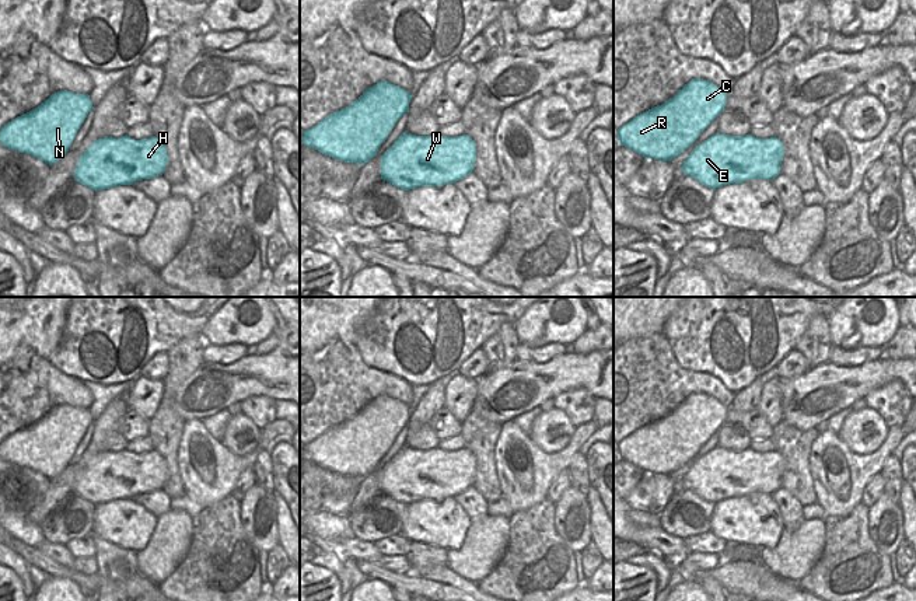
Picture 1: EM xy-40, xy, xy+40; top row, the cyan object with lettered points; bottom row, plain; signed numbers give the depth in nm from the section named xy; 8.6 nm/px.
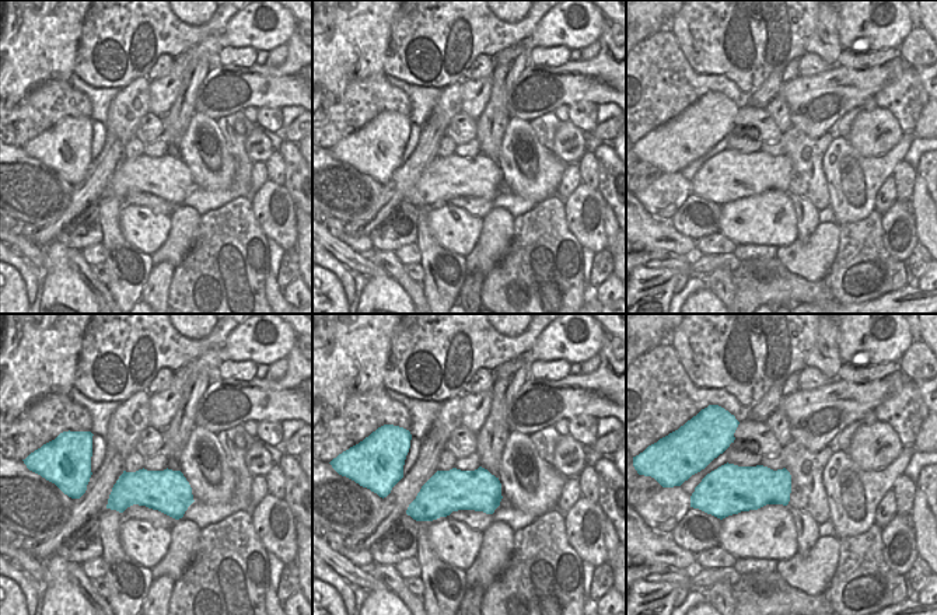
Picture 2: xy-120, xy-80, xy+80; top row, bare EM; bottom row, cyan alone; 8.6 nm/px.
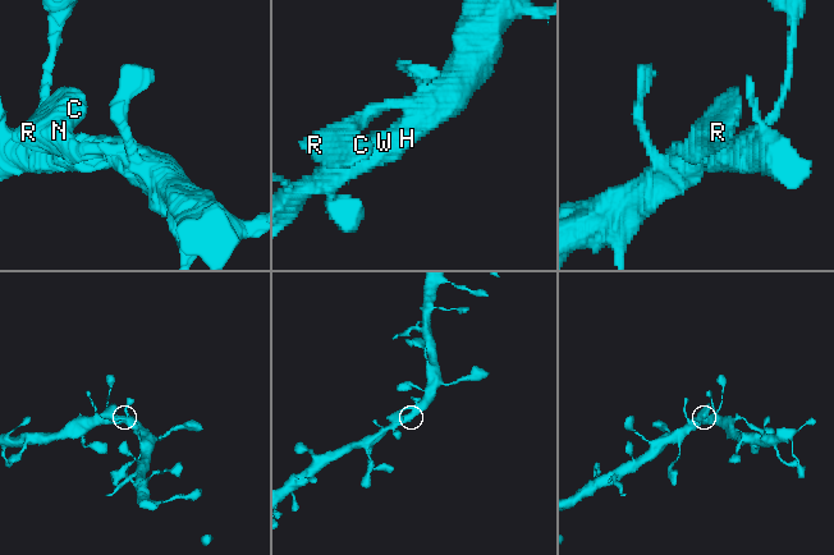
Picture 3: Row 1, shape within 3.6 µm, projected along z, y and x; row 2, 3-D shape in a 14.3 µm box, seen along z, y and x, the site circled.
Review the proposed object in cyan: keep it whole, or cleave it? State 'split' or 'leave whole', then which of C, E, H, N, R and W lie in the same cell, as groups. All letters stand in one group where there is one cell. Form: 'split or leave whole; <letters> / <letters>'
leave whole; C E H N R W

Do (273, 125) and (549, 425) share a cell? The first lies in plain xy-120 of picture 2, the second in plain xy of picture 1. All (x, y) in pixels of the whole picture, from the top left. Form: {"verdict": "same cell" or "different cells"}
{"verdict": "different cells"}

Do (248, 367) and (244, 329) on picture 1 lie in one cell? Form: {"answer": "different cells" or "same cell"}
{"answer": "different cells"}

